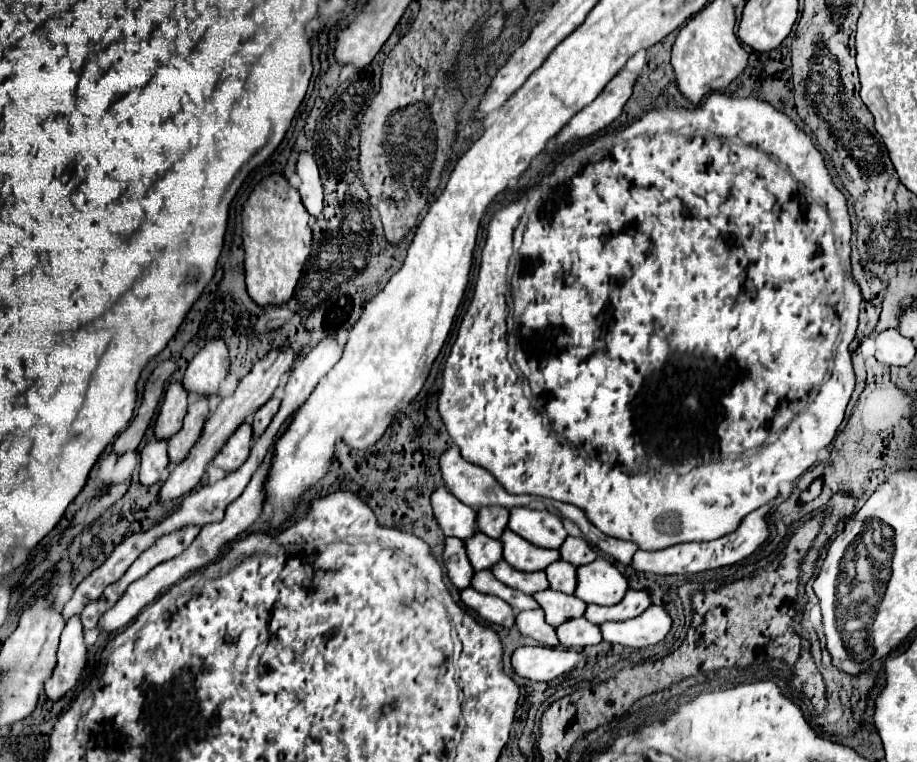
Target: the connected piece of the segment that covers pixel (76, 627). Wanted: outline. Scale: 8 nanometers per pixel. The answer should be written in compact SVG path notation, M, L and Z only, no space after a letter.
M75 616L63 628L59 650L57 650L55 674L47 680L45 694L53 702L61 700L67 694L67 690L71 690L79 682L81 674L87 668L87 662L89 662L87 660L87 644L83 640L79 616Z

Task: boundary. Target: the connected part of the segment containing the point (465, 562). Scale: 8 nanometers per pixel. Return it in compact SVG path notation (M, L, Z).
M445 538L445 548L443 548L443 562L447 568L447 576L453 586L459 590L467 588L471 584L471 574L475 574L467 554L463 540L459 538Z

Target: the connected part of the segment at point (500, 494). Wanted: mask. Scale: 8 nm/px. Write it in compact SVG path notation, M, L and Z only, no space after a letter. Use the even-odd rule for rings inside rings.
M455 444L449 446L449 448L441 454L439 466L441 466L441 474L443 474L443 480L445 480L445 486L449 488L449 492L455 494L461 502L465 502L465 504L471 506L473 510L479 510L481 506L503 506L503 508L529 506L529 504L535 500L535 496L509 494L507 490L503 490L503 486L499 486L499 482L495 482L495 478L493 478L487 470L483 470L483 468L479 468L479 466L467 462L467 460L459 454L459 448L457 448Z

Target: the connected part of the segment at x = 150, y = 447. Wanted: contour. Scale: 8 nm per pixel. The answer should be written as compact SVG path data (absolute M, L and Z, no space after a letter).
M151 440L143 450L141 450L141 470L139 470L139 480L143 486L153 486L161 482L161 476L169 464L167 456L167 442Z

